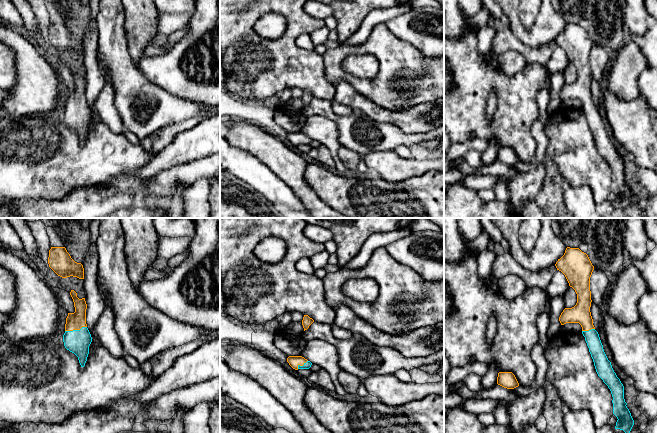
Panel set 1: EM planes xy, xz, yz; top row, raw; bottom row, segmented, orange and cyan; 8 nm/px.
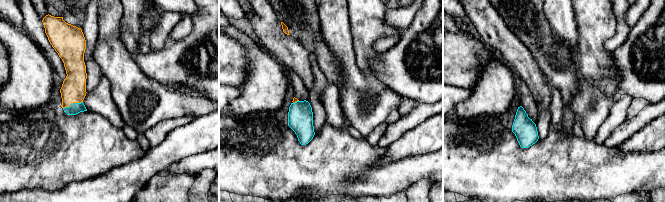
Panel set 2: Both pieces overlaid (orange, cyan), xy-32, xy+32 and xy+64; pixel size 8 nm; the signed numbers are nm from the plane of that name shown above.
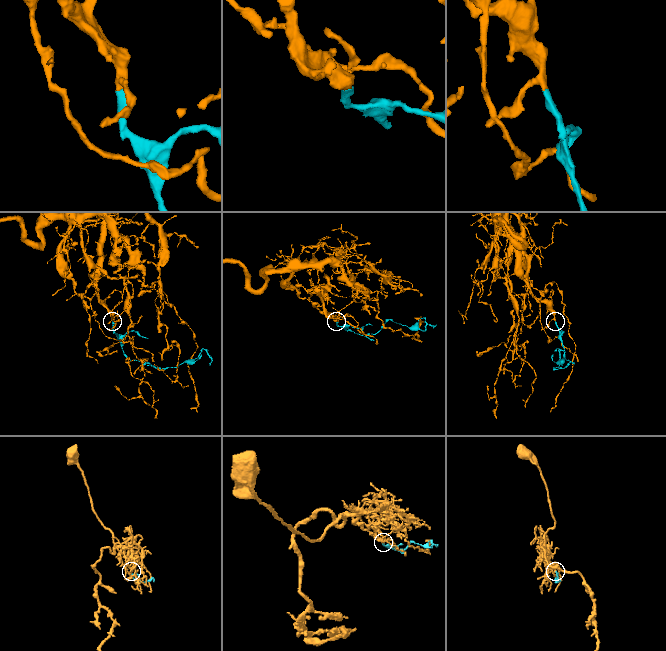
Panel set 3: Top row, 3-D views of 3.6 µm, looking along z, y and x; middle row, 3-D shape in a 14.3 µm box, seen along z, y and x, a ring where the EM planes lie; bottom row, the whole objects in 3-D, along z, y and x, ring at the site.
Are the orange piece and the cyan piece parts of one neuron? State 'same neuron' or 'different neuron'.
same neuron

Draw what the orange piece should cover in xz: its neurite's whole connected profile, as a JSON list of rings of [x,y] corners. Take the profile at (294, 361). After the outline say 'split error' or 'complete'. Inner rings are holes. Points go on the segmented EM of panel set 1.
[[[289,356],[287,358],[287,362],[295,370],[309,369],[312,365],[312,363],[310,361],[308,361],[307,359],[305,359],[302,356]]]; split error

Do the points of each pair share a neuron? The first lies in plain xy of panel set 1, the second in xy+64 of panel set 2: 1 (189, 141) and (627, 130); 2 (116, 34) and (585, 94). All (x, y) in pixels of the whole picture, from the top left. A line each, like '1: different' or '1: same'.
1: different
2: same

